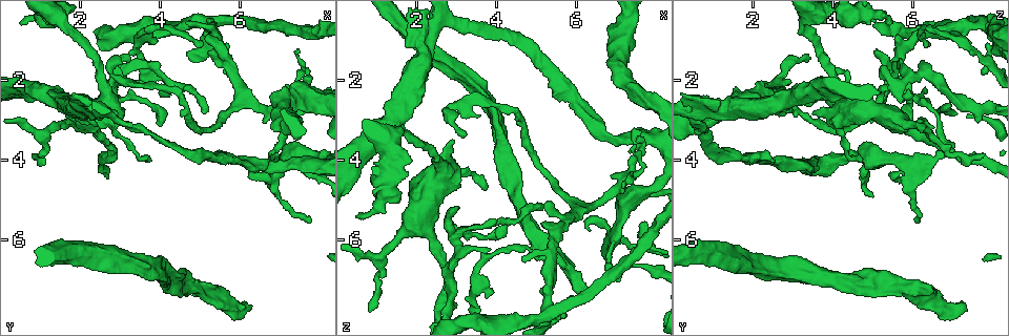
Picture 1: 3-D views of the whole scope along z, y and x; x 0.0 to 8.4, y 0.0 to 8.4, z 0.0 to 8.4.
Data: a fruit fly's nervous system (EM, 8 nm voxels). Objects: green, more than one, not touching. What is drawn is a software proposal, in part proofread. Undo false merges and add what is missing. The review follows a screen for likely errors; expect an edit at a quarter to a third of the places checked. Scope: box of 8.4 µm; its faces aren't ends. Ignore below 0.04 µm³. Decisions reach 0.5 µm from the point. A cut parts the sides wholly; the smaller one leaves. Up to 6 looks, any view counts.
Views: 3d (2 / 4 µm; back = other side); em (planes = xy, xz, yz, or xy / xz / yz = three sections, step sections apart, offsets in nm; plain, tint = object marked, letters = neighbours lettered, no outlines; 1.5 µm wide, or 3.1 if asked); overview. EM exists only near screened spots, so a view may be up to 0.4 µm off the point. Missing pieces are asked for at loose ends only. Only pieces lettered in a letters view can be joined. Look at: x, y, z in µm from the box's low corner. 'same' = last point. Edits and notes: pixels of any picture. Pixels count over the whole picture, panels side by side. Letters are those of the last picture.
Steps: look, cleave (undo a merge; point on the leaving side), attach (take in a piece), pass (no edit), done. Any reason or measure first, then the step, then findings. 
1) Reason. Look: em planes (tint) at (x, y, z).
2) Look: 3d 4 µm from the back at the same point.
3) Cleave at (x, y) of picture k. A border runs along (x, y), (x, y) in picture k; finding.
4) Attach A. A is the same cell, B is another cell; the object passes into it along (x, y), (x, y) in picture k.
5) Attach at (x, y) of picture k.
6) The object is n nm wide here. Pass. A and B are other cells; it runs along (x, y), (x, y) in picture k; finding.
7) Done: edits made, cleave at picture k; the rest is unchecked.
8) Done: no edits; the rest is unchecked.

An open end. Look: em planes (letters) at (3.05, 1.70, 5.20).

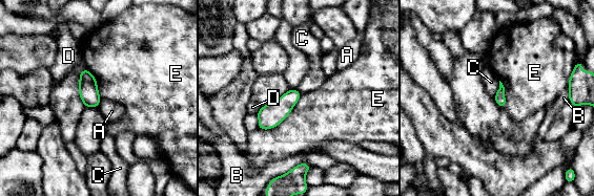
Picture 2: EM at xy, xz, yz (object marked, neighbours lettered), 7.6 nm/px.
Pass. A, B, C, D and E are other cells; a border runs along (302, 94), (279, 124), (259, 129) in picture 2; none of them fits.

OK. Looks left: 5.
Branch stops here. Look: 3d 4 µm at (3.95, 3.15, 5.95).

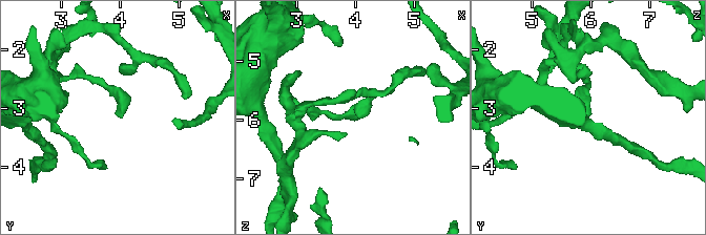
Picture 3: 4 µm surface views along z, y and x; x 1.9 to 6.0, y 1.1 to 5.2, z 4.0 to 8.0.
Need the tissue. Look: em xz step 8 (letters) at (3.95, 3.15, 5.90).

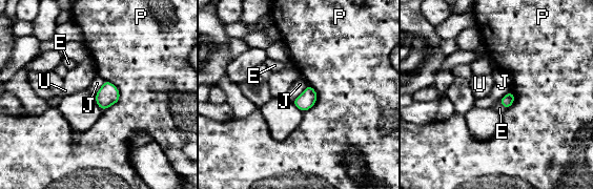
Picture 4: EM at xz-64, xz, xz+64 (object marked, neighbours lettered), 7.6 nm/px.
Look: em xy step 4 (letters) at the same point.

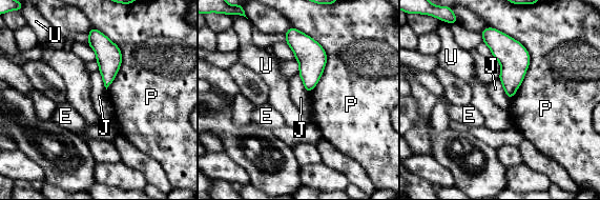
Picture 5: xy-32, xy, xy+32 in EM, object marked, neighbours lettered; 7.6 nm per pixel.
Pass. E, J, P and U are other cells; a border runs along (498, 79), (503, 92), (510, 99) in picture 5; no lettered piece goes on from it.

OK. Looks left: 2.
Calibre changes. Look: em xy step 4 (tint) at (2.15, 2.80, 1.20).

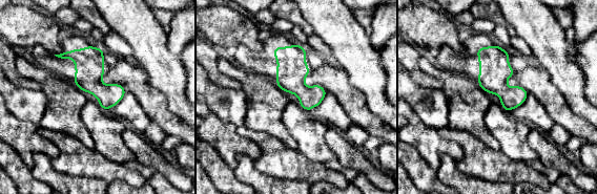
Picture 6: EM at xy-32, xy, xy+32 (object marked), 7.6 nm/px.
Another direction. Look: em planes (letters) at the same point.

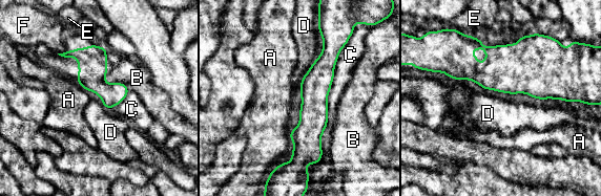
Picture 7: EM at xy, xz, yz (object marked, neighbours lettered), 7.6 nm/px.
The object is 90 nm wide here. Pass. A, B, C, D, E and F are other cells; it runs along (327, 48), (307, 146), (294, 158) in picture 7; continuous, no second neuron.

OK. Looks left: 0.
Done: no edits; the rest is unchecked.

